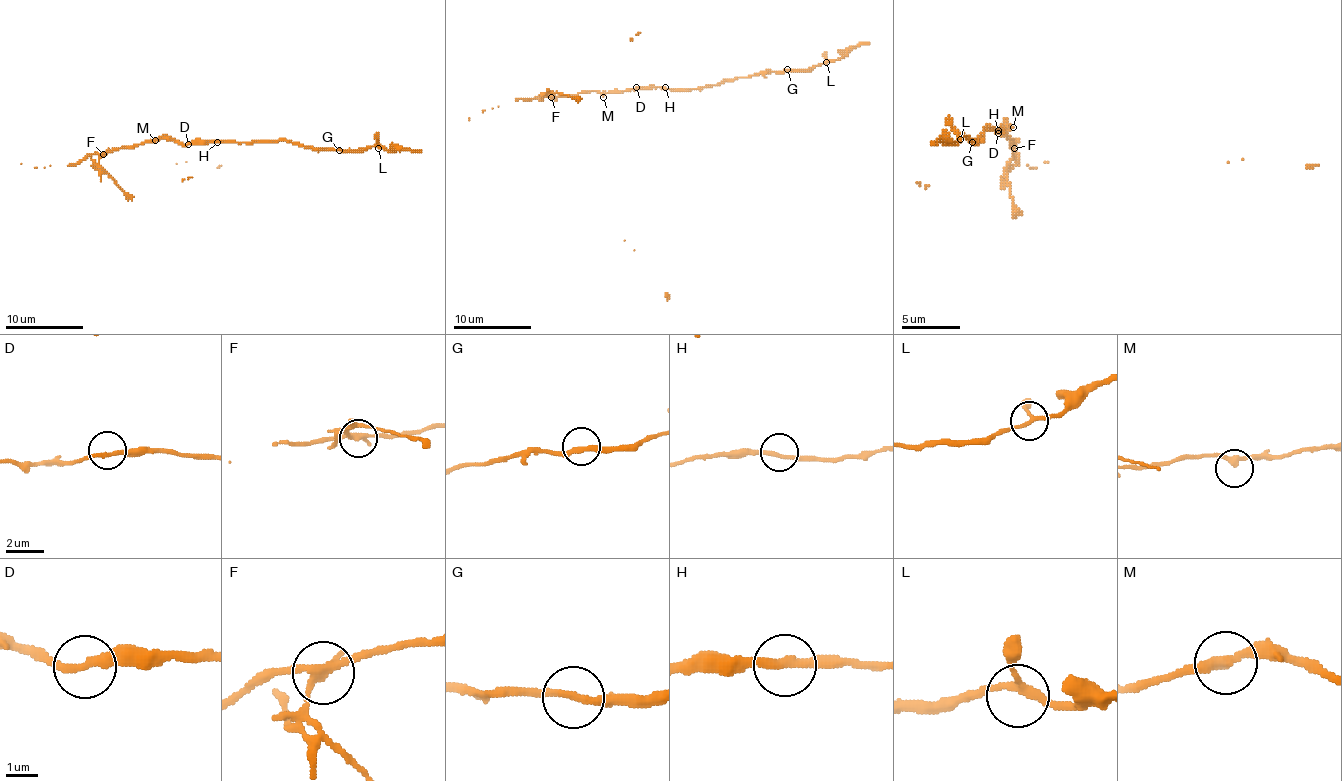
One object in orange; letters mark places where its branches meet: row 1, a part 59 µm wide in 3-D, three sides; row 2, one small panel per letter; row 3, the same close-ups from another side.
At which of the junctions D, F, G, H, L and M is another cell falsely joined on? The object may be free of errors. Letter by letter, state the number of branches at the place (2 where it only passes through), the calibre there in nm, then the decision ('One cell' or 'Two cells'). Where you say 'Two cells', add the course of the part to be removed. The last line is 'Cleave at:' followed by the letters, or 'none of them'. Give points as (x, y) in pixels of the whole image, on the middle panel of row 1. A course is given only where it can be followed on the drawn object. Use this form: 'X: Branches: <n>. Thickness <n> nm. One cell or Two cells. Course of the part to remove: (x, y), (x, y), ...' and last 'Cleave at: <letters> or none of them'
D: Branches: 2. Thickness 240 nm. One cell
F: Branches: 3. Thickness 200 nm. Two cells. Course of the part to remove: (551, 97), (547, 97), (549, 93), (580, 97)
G: Branches: 2. Thickness 240 nm. One cell
H: Branches: 2. Thickness 240 nm. One cell
L: Branches: 3. Thickness 200 nm. One cell
M: Branches: 2. Thickness 280 nm. One cell
Cleave at: F

